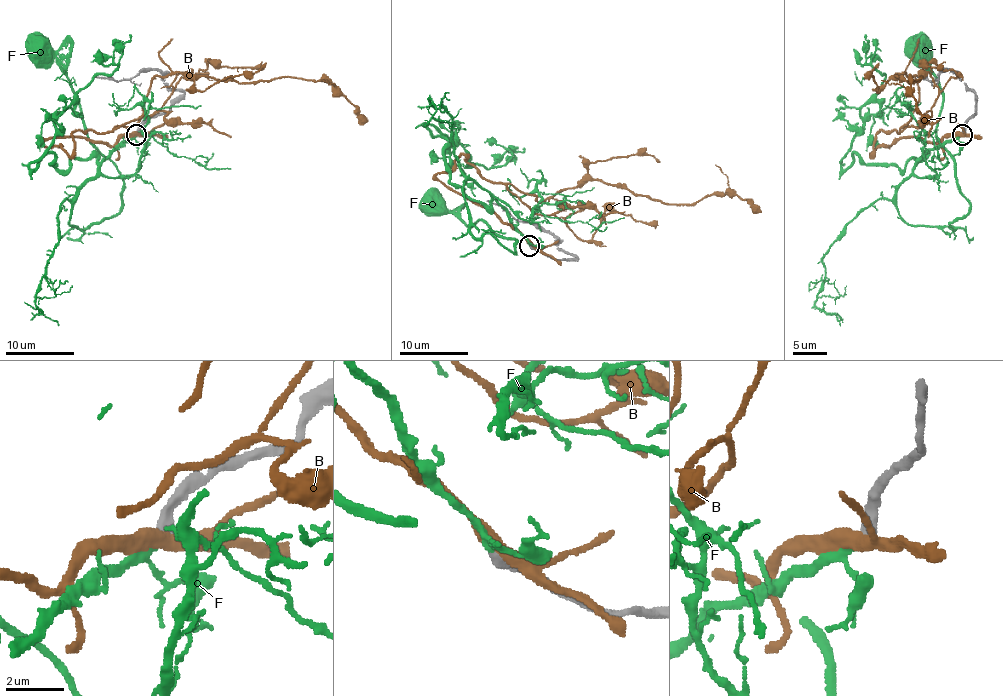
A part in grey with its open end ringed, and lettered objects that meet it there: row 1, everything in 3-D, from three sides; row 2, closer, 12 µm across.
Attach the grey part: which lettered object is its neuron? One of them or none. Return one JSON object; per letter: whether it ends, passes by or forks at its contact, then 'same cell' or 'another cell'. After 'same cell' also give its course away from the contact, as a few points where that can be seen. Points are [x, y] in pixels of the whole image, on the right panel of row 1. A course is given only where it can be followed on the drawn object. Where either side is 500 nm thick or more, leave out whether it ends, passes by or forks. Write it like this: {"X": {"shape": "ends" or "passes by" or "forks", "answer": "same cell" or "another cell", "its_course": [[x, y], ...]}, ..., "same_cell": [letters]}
{"B": {"answer": "another cell"}, "F": {"shape": "passes by", "answer": "same cell", "its_course": [[962, 135], [928, 150], [898, 188], [906, 222], [954, 229], [969, 200], [937, 140], [942, 96], [921, 50]]}, "same_cell": ["F"]}

